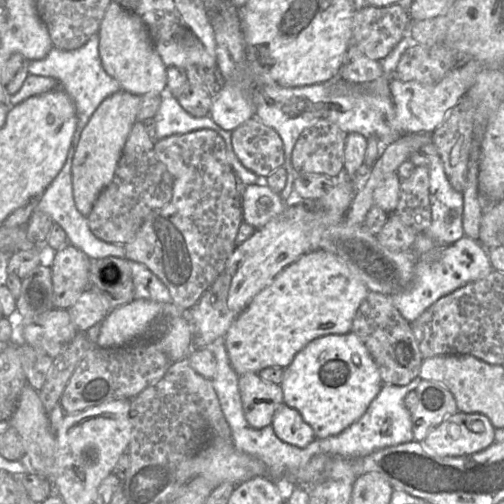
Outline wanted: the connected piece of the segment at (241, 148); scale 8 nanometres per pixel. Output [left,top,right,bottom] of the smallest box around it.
[231,117,284,180]

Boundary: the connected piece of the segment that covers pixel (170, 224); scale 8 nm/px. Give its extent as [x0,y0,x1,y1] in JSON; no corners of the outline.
[124,129,242,311]

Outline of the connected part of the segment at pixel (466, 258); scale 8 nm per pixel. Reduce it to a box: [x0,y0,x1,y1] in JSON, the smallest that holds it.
[390,236,494,323]

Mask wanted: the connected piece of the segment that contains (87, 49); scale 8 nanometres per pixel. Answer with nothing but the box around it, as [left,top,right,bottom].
[28,33,122,148]

